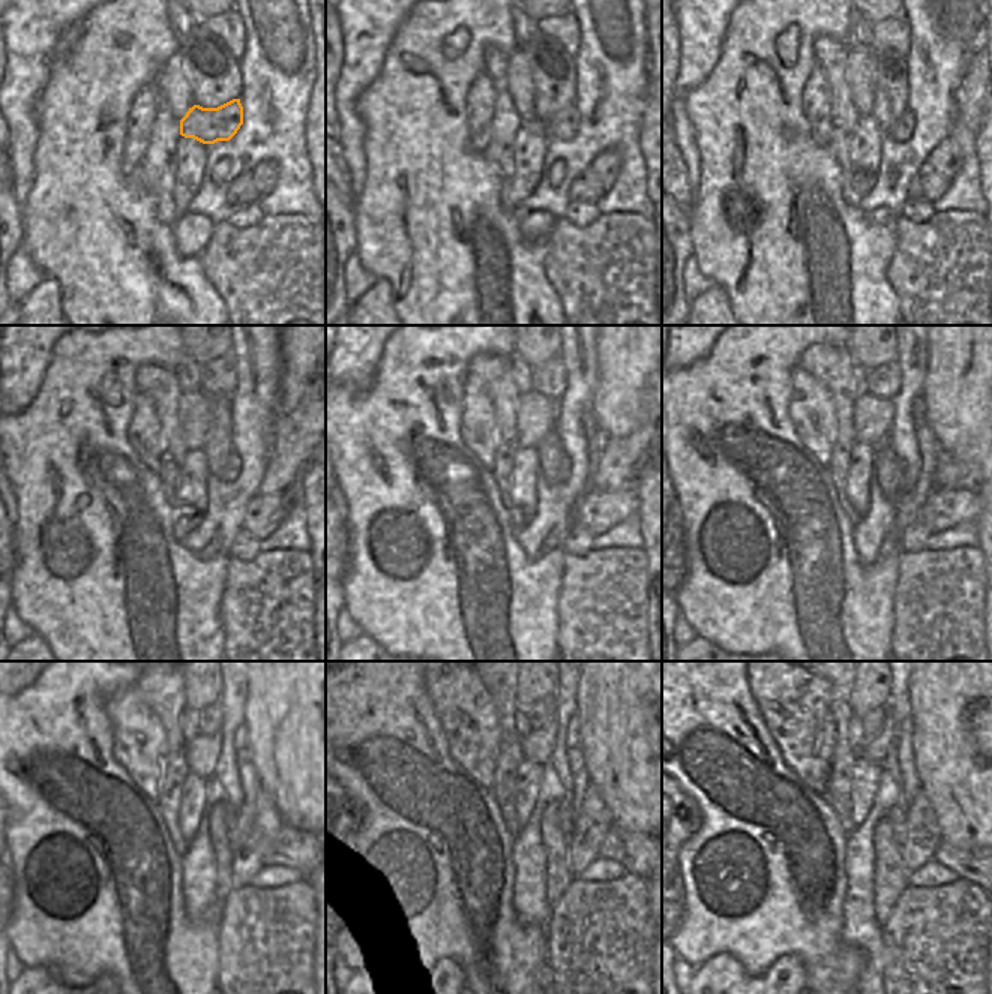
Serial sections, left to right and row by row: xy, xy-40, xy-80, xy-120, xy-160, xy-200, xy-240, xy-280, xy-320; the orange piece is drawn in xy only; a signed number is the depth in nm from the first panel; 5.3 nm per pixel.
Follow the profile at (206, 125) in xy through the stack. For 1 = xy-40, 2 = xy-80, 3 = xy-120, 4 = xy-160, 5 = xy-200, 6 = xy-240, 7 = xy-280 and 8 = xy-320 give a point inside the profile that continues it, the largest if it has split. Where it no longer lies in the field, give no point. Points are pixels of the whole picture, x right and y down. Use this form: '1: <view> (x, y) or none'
1: xy-40 (563, 126)
2: xy-80 (902, 129)
3: xy-120 (231, 467)
4: xy-160 (565, 467)
5: xy-200 (899, 465)
6: xy-240 (230, 814)
7: xy-280 (565, 808)
8: xy-320 (898, 816)

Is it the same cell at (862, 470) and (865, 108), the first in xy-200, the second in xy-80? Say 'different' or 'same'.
different

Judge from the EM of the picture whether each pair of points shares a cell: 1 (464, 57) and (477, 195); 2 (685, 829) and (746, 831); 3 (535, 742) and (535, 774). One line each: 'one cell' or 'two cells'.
1: one cell
2: two cells
3: two cells

